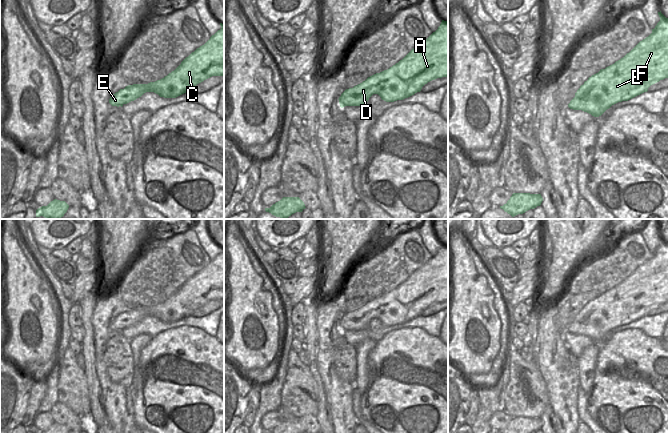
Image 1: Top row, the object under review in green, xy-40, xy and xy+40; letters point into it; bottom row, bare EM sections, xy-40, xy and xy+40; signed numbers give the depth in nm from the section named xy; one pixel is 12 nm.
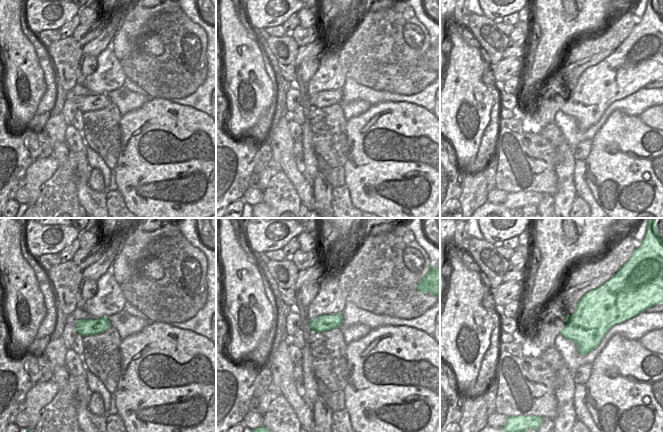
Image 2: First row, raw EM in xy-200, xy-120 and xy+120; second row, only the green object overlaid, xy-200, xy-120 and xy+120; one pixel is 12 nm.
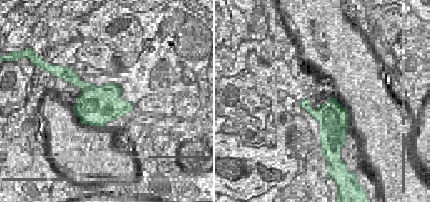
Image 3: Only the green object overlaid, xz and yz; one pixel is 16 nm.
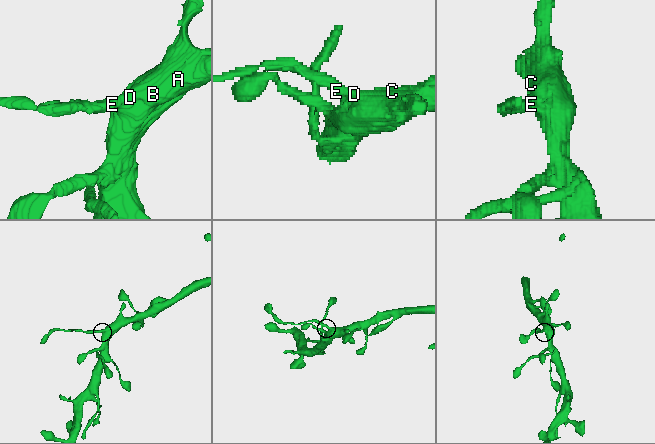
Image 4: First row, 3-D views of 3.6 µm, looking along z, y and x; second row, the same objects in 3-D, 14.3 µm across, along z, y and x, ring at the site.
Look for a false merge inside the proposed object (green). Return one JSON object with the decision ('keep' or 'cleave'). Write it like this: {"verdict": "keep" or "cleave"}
{"verdict": "cleave"}

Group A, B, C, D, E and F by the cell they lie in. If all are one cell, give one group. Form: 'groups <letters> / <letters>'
groups A B C D F / E

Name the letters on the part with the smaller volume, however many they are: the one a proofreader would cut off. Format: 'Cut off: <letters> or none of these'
Cut off: E

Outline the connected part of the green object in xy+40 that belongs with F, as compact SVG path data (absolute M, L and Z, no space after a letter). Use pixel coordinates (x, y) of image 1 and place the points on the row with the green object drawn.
M661 11L658 15L660 21L648 37L640 41L623 58L601 69L580 86L575 93L576 98L568 104L570 109L582 110L599 117L612 105L647 92L651 85L668 78L668 18Z

